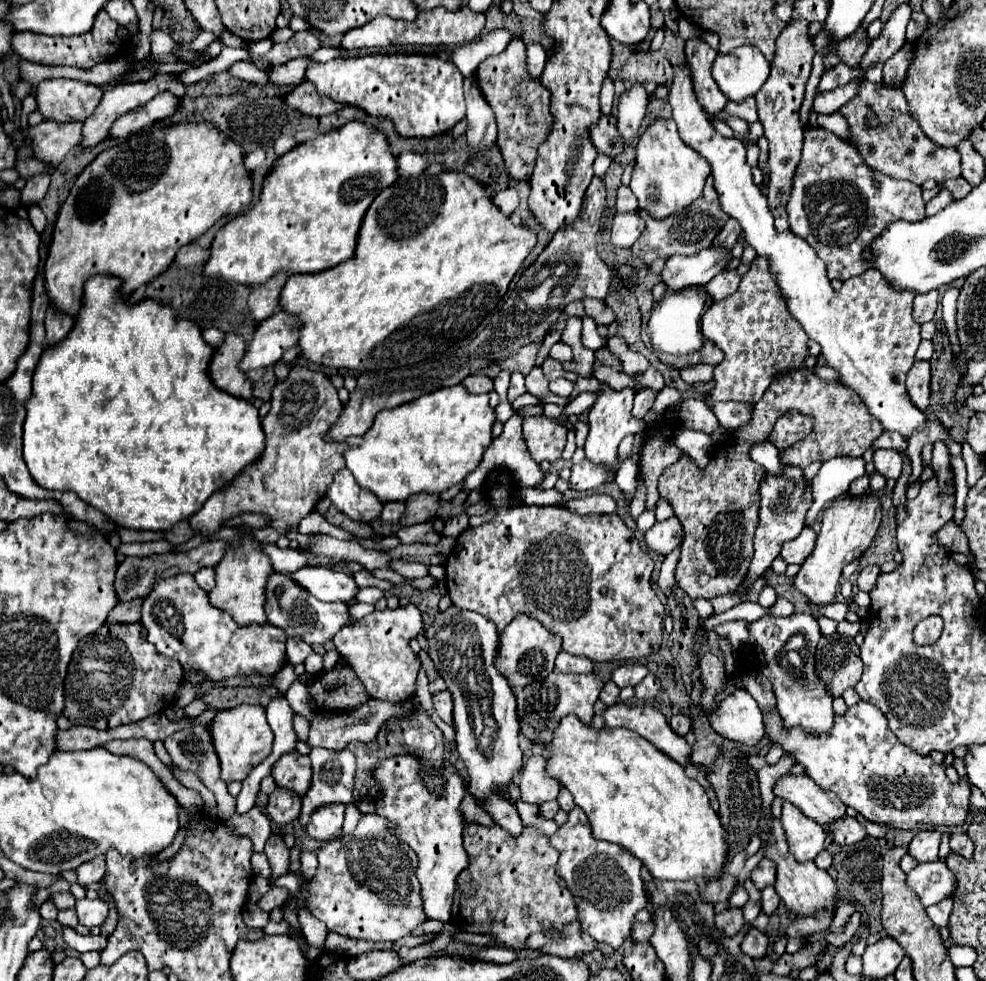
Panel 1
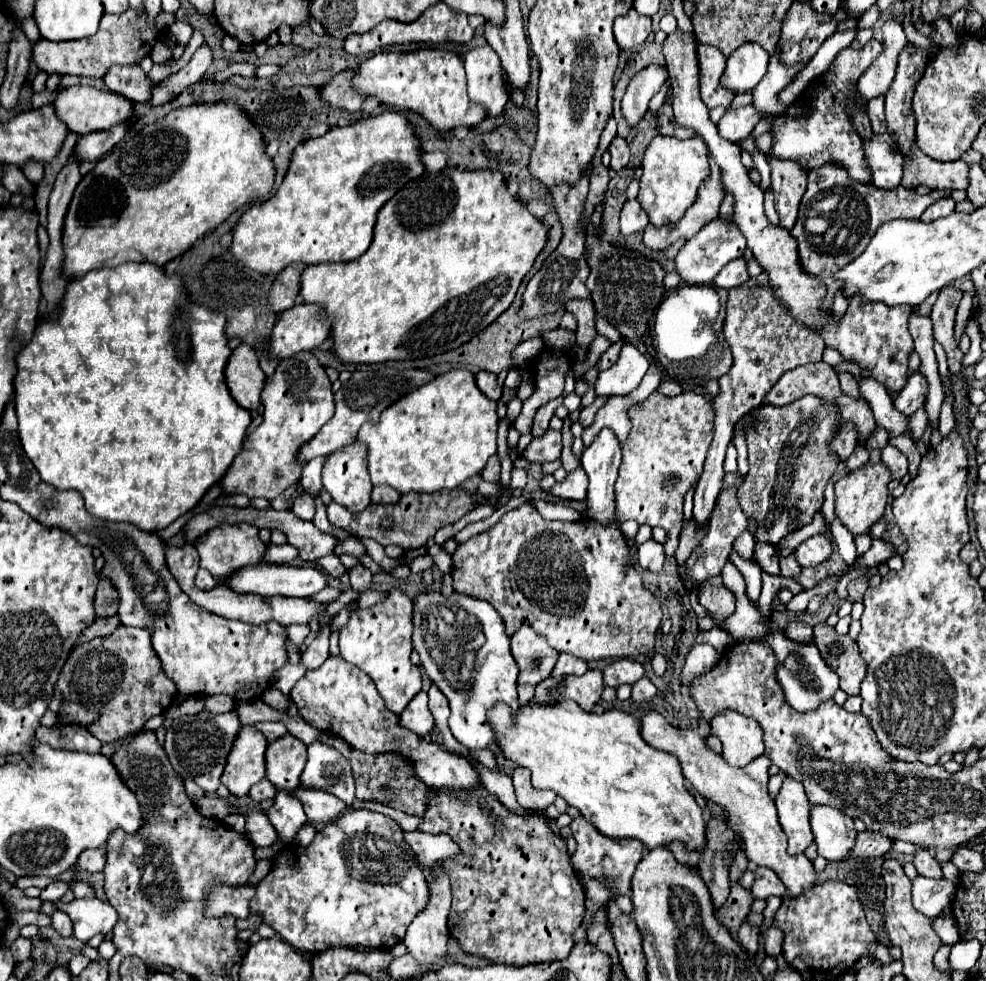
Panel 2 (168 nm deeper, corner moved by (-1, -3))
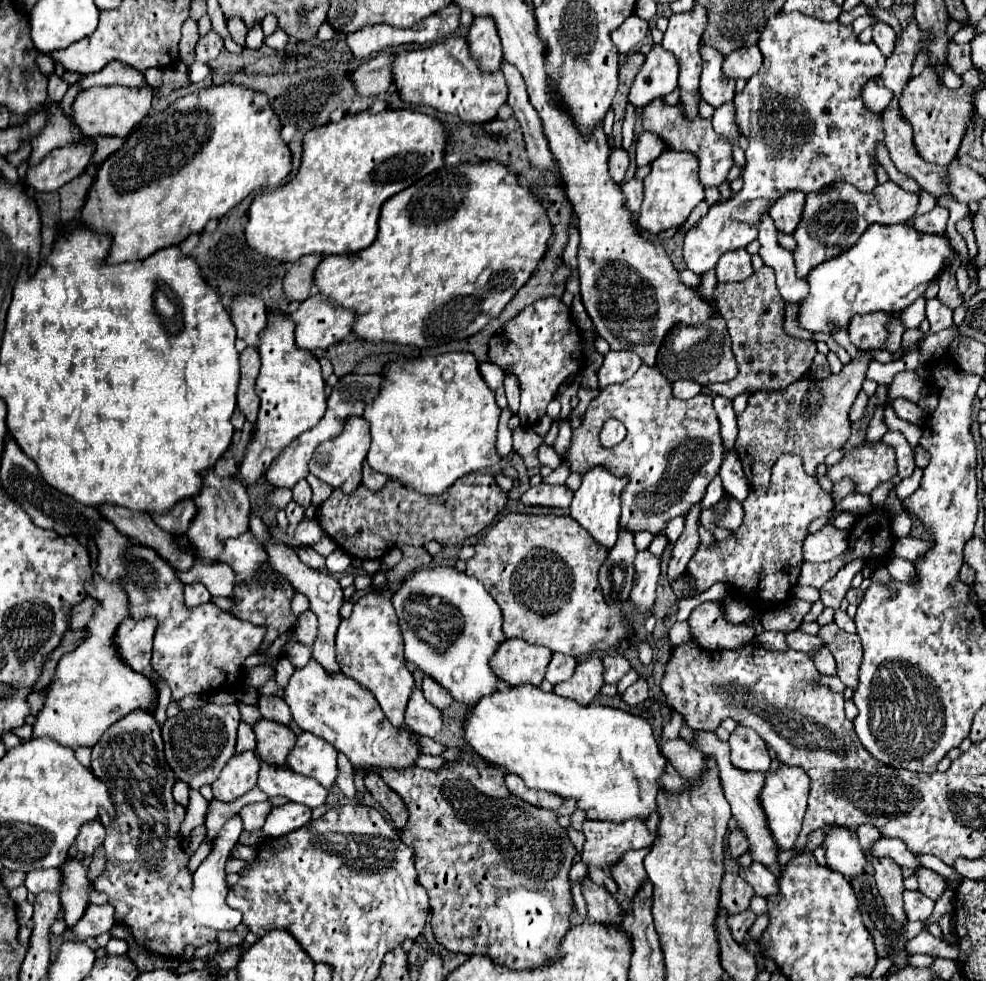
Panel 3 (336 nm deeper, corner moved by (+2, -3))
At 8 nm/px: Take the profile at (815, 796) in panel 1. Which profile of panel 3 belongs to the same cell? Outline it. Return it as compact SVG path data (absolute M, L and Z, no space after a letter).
M829 824L823 826L823 848L827 856L827 866L841 872L845 878L853 878L865 870L865 854L859 846L857 836L851 836L851 830L845 826Z

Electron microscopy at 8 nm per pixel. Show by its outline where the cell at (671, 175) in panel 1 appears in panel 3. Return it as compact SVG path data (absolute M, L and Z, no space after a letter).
M667 148L659 158L655 158L651 162L649 176L643 180L645 198L641 204L639 218L637 218L639 226L649 230L651 234L657 234L667 228L679 228L687 220L691 210L705 198L697 172L699 172L697 158L689 152L679 152L679 150Z

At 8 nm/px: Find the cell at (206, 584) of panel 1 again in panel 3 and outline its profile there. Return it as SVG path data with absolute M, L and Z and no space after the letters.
M185 584L185 604L189 608L205 604L209 600L211 600L211 594L203 584Z

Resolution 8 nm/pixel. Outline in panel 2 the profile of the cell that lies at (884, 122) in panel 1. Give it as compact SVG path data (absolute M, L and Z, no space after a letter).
M912 148L912 160L904 160L904 178L902 186L916 188L918 184L926 184L932 190L966 190L968 188L968 170L970 166L964 160L954 162L936 162L928 158L924 152L918 152L920 148Z

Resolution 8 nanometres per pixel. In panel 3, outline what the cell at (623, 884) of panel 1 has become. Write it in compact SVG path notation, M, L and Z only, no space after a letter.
M585 820L583 834L587 838L581 852L583 864L605 872L611 872L613 864L617 864L625 852L649 848L653 844L653 836L649 834L645 822L639 820L627 820L625 824Z

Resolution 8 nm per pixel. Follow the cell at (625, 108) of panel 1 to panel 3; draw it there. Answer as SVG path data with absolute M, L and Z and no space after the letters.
M653 46L629 90L629 102L643 108L651 100L673 92L677 88L677 74L677 60L661 46Z

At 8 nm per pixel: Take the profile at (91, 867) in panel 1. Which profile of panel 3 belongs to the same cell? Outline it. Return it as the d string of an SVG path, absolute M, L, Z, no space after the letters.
M95 820L95 822L89 822L81 828L81 832L75 840L75 846L81 856L93 856L93 852L99 846L103 846L103 840L105 840L105 828L99 820Z

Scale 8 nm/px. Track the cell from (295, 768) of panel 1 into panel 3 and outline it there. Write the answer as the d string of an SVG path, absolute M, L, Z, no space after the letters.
M259 720L253 730L257 734L259 758L273 768L287 766L287 756L293 750L293 744L297 742L293 730L271 720Z

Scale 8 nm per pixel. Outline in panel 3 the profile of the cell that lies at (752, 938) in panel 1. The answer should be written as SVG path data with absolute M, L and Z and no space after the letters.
M745 910L745 912L737 914L737 916L729 916L729 918L727 918L729 930L731 930L733 938L735 938L739 944L743 944L743 940L745 940L745 936L747 936L751 924L755 922L755 918L757 918L757 916L755 916L755 912L751 912L751 910Z

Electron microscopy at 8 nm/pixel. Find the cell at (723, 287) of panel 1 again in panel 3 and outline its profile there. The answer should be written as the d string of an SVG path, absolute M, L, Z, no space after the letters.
M737 250L721 256L715 266L717 282L743 282L753 274L751 254L747 250Z

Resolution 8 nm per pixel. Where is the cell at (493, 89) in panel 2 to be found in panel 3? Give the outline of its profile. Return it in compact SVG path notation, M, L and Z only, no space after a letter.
M475 18L467 42L469 42L469 52L477 62L477 66L481 68L481 72L491 74L501 68L503 62L501 42L491 18Z

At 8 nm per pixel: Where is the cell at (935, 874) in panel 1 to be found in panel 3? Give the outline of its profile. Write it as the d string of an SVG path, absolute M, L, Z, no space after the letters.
M905 890L905 914L909 920L927 920L933 912L935 902L929 896L921 896L919 890Z

